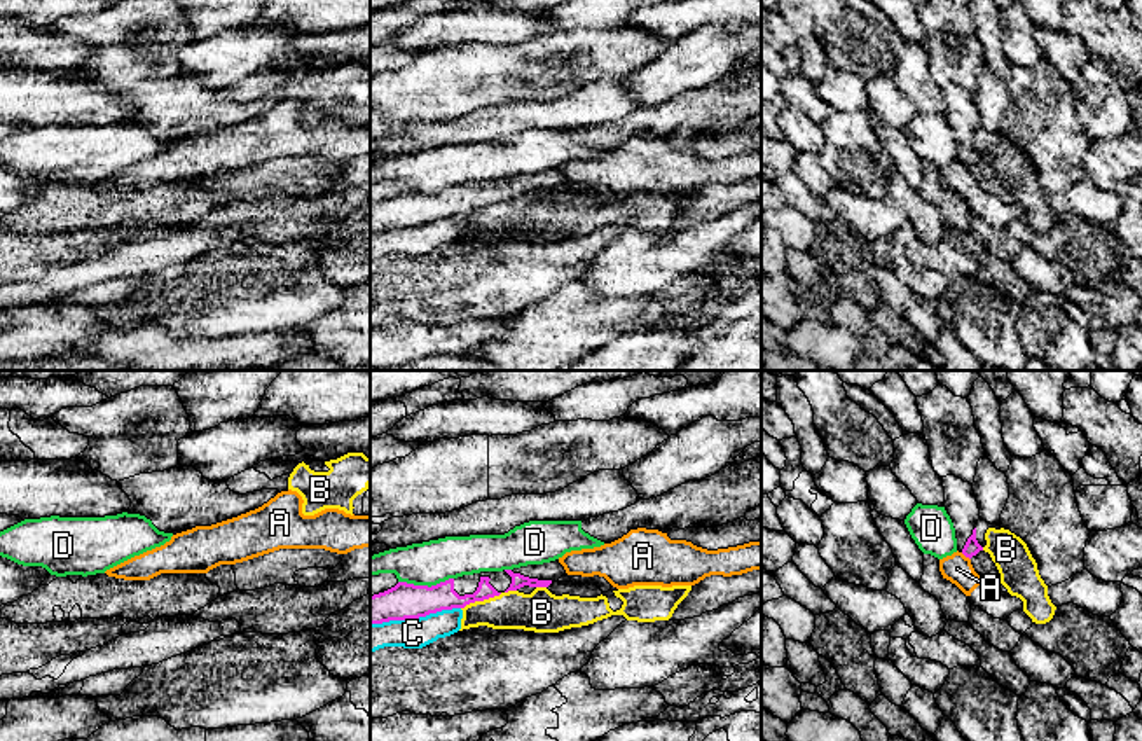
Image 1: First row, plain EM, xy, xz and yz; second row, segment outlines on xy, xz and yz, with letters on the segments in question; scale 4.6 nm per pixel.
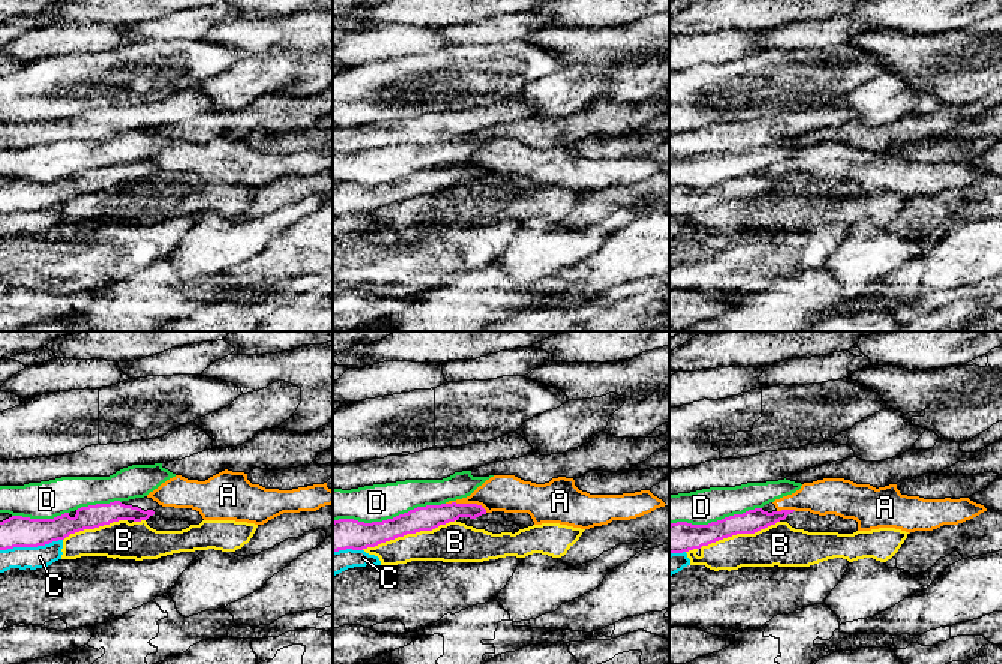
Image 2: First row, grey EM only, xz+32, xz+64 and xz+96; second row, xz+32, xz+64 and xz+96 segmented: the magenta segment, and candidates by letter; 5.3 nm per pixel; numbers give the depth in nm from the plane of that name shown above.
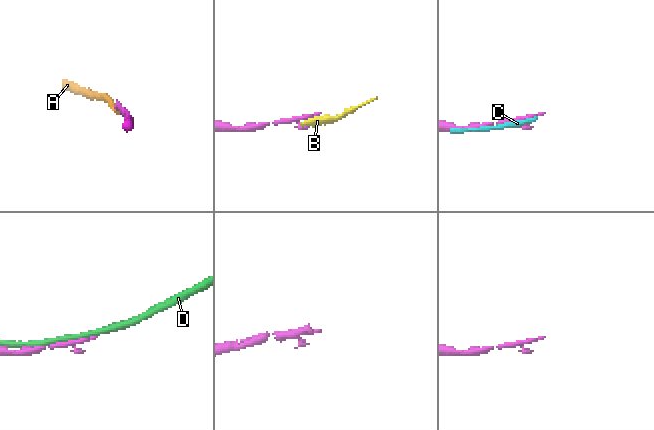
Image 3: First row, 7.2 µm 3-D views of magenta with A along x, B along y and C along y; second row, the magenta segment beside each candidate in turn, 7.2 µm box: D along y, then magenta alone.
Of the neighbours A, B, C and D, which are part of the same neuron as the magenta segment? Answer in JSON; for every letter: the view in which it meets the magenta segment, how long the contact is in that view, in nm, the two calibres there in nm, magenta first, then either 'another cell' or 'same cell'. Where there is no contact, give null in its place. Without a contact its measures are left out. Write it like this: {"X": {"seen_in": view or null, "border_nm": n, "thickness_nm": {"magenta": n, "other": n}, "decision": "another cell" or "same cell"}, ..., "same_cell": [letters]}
{"A": {"seen_in": "yz", "border_nm": 60, "thickness_nm": {"magenta": 70, "other": 140}, "decision": "another cell"}, "B": {"seen_in": "xz", "border_nm": 200, "thickness_nm": {"magenta": 130, "other": 180}, "decision": "another cell"}, "C": {"seen_in": "xz", "border_nm": 420, "thickness_nm": {"magenta": 160, "other": 140}, "decision": "another cell"}, "D": {"seen_in": "xz", "border_nm": 260, "thickness_nm": {"magenta": 160, "other": 200}, "decision": "another cell"}, "same_cell": []}

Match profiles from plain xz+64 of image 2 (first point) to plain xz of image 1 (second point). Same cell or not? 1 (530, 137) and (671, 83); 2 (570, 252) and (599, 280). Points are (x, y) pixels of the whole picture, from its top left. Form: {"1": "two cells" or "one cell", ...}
{"1": "two cells", "2": "one cell"}

